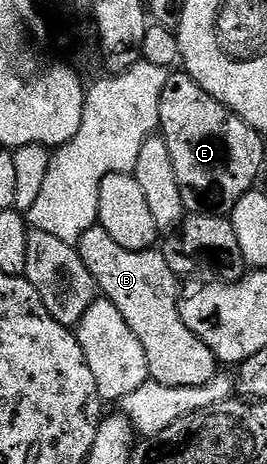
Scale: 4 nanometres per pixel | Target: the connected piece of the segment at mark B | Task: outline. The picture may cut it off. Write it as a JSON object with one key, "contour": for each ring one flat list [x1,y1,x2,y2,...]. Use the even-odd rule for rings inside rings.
{"contour":[[100,225,88,228,88,232,80,236,76,249,80,260,84,260,84,268,92,272,101,297,116,304,120,316,128,320,128,328,136,332,136,340,140,340,144,356,148,356,148,372,153,381,172,388,192,388,206,385,218,375,220,363,208,344,204,344,204,340,180,320,180,278,168,268,168,260,163,254,154,248,120,248,120,244,116,244]]}

